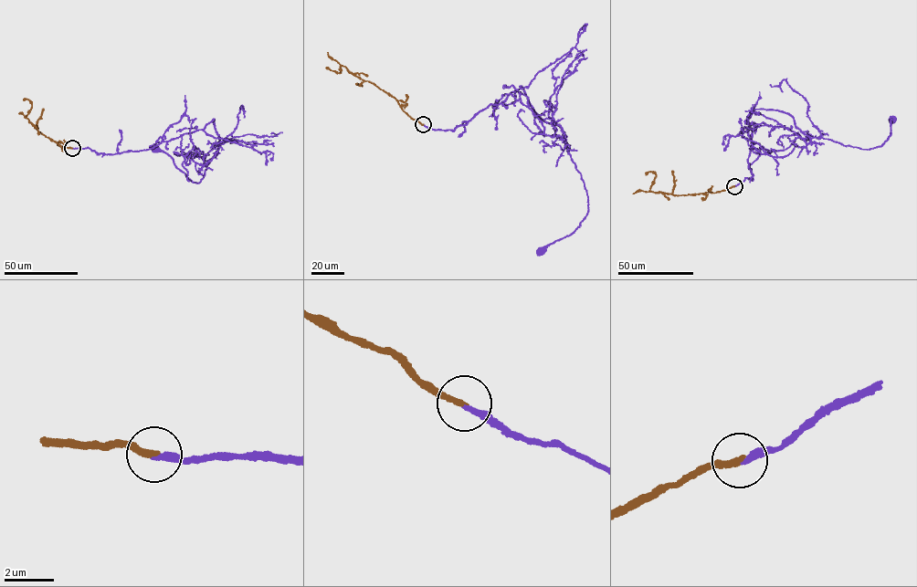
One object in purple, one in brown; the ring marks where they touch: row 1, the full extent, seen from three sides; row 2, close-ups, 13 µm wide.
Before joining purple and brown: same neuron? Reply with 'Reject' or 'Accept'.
Accept

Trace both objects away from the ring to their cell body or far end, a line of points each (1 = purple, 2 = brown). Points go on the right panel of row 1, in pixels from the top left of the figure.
1: (734, 186), (753, 175), (747, 120), (755, 110), (783, 111), (810, 137), (868, 149), (883, 143), (892, 119)
2: (734, 186), (715, 193), (678, 195), (650, 192), (656, 174), (650, 172), (645, 174)

